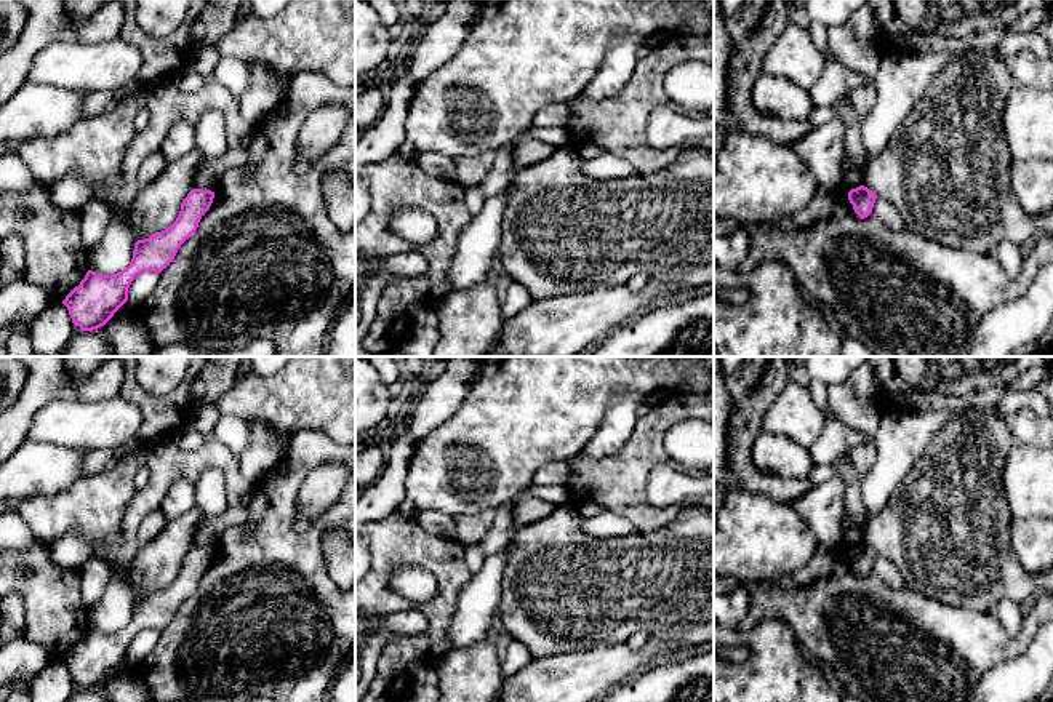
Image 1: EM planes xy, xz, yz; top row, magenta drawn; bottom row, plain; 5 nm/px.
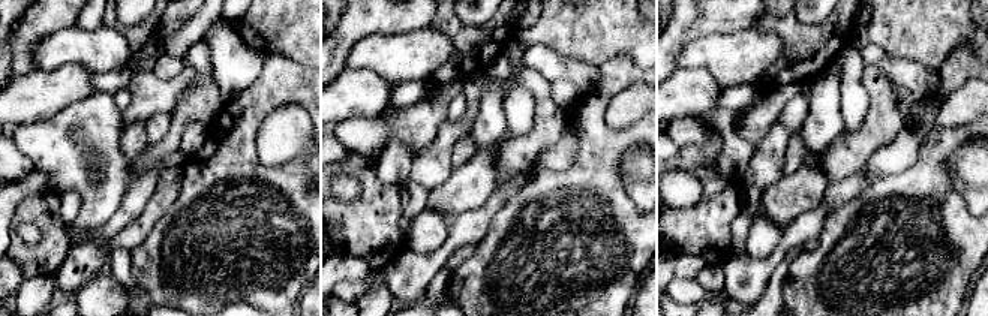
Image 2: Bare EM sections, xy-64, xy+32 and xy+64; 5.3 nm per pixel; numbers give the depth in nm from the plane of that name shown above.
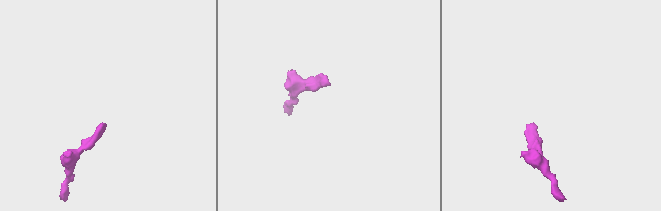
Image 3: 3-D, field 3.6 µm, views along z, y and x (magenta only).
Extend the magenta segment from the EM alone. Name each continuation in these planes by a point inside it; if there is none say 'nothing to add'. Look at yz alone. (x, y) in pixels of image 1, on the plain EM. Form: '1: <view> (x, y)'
nothing to add

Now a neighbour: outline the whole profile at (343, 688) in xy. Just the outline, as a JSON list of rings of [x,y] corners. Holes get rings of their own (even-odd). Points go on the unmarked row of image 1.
[[[355,654],[349,656],[334,676],[326,702],[355,702]]]

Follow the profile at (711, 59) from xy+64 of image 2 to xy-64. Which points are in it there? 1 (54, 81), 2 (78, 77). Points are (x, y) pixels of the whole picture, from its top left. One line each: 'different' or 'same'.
1: different
2: different

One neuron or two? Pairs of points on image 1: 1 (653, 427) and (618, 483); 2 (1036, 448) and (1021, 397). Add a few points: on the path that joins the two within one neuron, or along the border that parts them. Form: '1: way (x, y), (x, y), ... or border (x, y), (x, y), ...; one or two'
1: way (647, 442), (645, 450), (629, 469); one
2: border (1036, 414), (1020, 410), (1007, 418); two

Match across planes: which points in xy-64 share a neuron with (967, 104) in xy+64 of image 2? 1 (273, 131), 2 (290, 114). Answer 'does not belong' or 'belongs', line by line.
1: belongs
2: belongs

